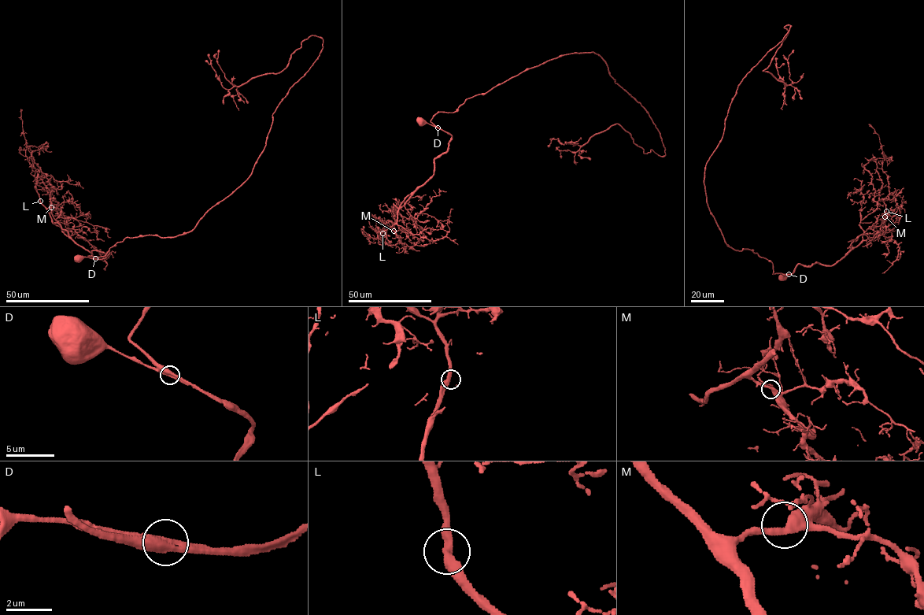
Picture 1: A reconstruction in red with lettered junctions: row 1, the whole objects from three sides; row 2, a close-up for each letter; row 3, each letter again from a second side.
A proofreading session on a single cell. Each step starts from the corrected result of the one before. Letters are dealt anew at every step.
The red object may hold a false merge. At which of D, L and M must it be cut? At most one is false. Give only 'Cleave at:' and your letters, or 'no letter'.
Cleave at: no letter

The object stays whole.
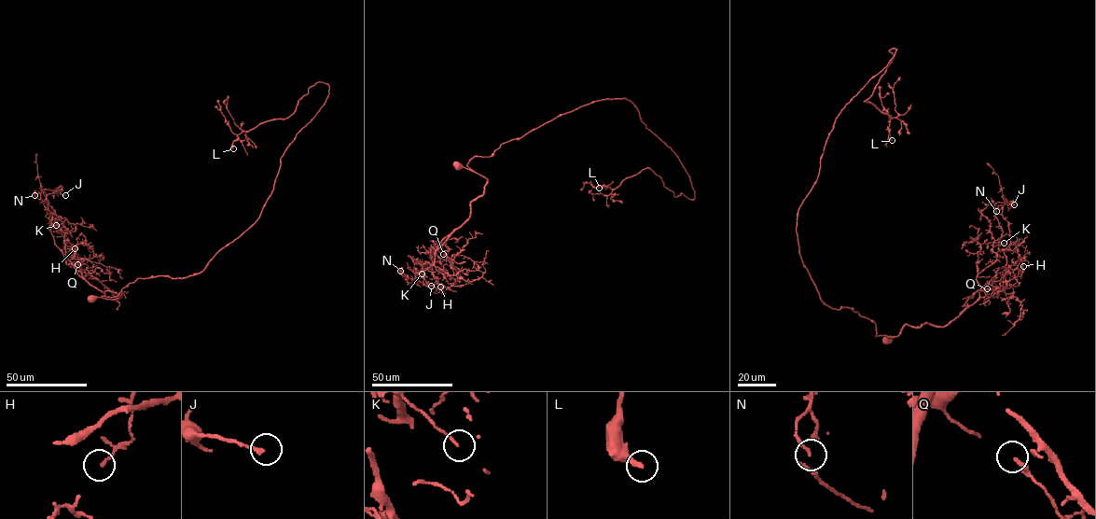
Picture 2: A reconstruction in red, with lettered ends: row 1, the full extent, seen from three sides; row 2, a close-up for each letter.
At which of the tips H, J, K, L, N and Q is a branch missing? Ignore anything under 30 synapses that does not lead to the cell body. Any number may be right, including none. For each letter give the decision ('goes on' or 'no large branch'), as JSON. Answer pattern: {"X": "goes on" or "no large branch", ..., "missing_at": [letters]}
{"H": "no large branch", "J": "no large branch", "K": "no large branch", "L": "no large branch", "N": "no large branch", "Q": "no large branch", "missing_at": []}

